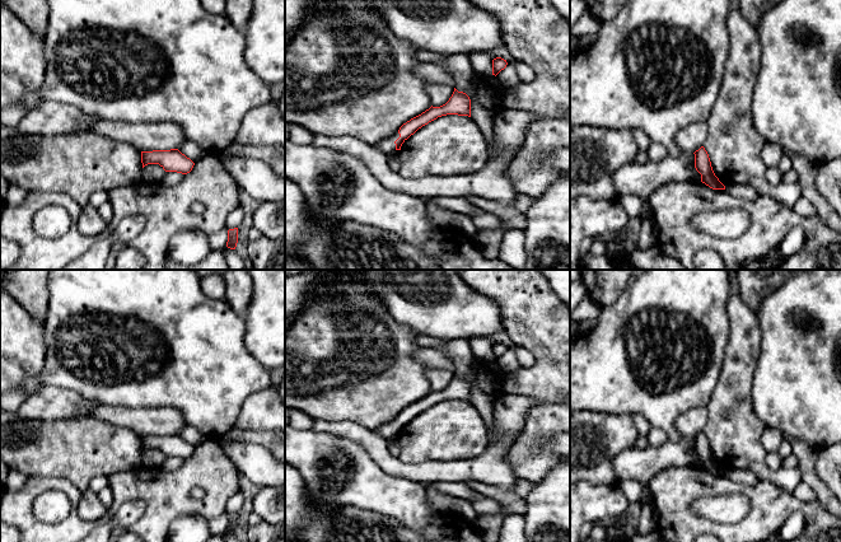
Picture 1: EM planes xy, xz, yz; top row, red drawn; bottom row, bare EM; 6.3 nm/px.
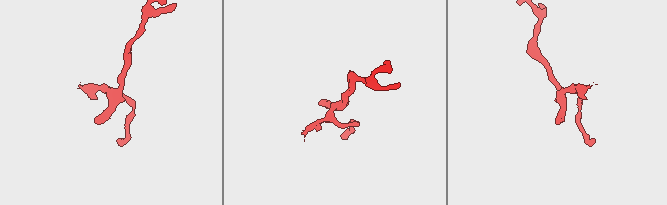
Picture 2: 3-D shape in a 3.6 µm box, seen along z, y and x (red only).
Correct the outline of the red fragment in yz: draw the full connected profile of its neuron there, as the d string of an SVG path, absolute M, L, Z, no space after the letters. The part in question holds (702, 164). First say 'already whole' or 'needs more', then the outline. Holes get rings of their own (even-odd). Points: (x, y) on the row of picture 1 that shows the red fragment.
already whole; M701 146L695 153L695 168L701 174L701 182L712 190L725 190L725 186L715 176L707 151Z

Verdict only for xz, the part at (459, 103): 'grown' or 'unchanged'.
grown

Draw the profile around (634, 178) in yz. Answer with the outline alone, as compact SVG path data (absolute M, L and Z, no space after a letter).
M690 151L644 164L634 160L612 174L616 198L634 195L648 201L663 184L693 181L695 169L695 154Z

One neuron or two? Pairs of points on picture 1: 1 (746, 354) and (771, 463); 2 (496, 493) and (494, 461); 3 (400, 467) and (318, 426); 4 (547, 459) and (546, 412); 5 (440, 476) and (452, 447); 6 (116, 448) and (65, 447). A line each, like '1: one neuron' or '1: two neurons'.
1: two neurons
2: two neurons
3: one neuron
4: one neuron
5: two neurons
6: one neuron

